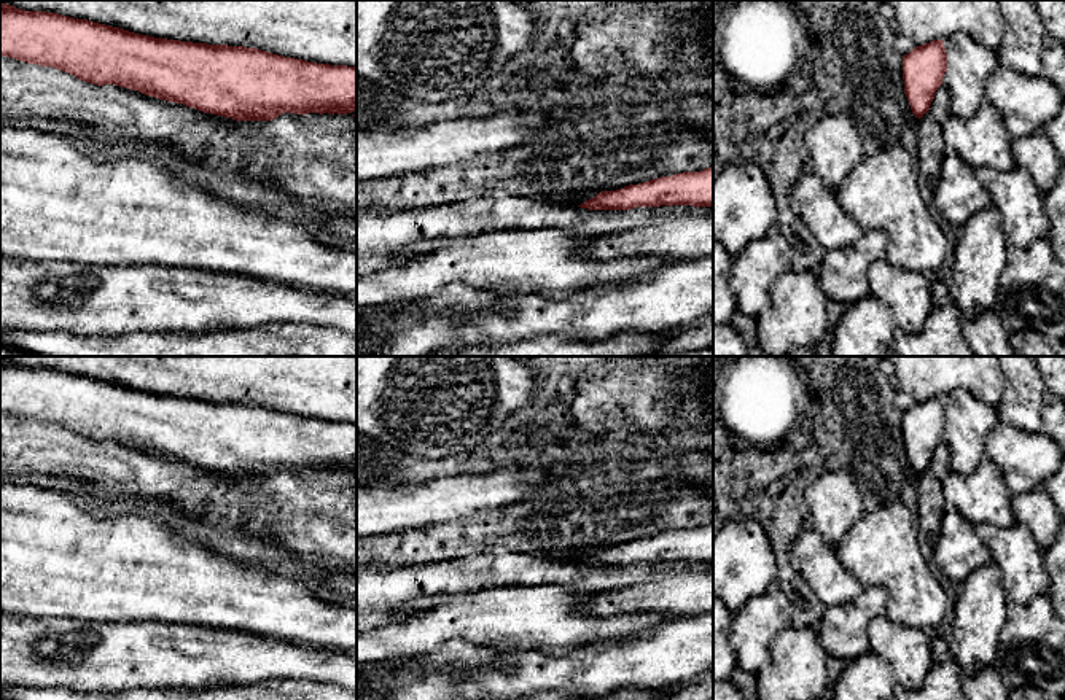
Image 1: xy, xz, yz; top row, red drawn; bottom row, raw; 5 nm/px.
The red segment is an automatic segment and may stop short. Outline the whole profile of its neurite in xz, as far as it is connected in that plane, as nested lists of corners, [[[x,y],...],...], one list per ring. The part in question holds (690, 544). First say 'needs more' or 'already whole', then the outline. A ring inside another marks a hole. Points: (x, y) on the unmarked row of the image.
already whole; [[[713,523],[661,533],[616,547],[602,547],[578,563],[589,566],[632,566],[635,563],[661,562],[713,565]]]

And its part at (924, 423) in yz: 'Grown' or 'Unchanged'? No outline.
Unchanged

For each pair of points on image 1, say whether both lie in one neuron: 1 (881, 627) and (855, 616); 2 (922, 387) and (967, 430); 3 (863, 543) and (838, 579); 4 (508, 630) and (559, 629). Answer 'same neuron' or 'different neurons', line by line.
1: different neurons
2: different neurons
3: different neurons
4: same neuron

